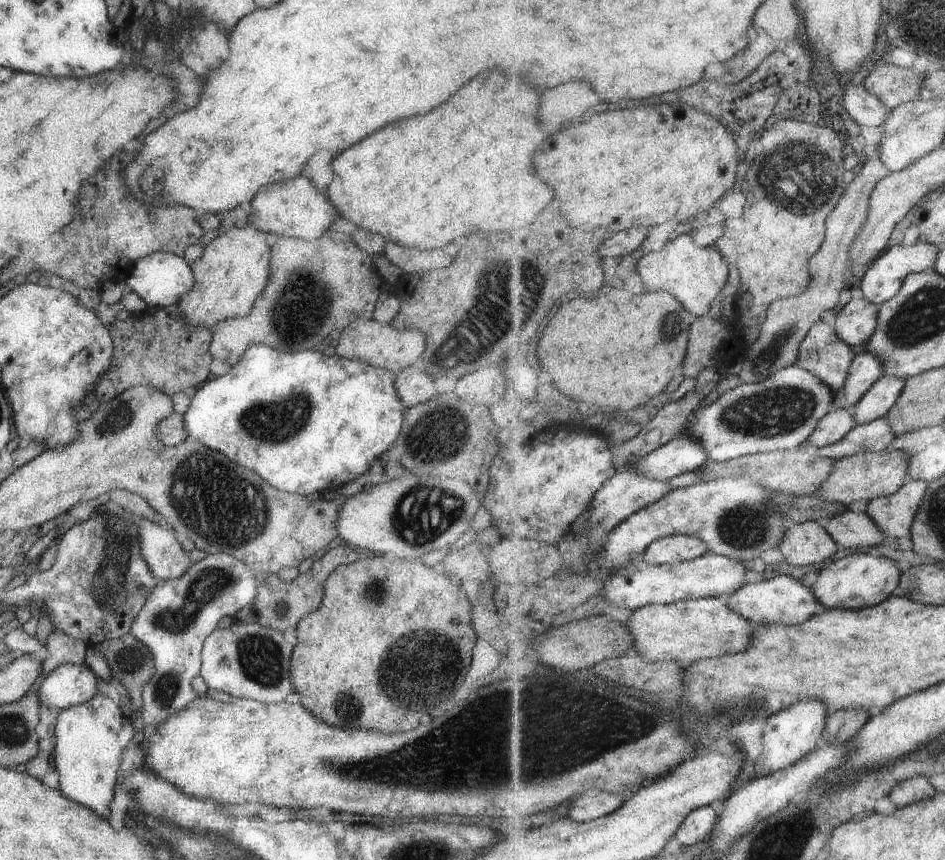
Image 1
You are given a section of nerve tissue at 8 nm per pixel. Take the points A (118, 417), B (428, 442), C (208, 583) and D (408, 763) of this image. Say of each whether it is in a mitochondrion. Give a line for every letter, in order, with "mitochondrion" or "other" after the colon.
A: mitochondrion
B: mitochondrion
C: mitochondrion
D: mitochondrion

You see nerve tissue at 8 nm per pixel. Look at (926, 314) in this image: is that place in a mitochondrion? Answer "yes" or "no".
yes

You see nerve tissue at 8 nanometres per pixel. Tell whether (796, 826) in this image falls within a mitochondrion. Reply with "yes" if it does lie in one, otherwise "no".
yes

